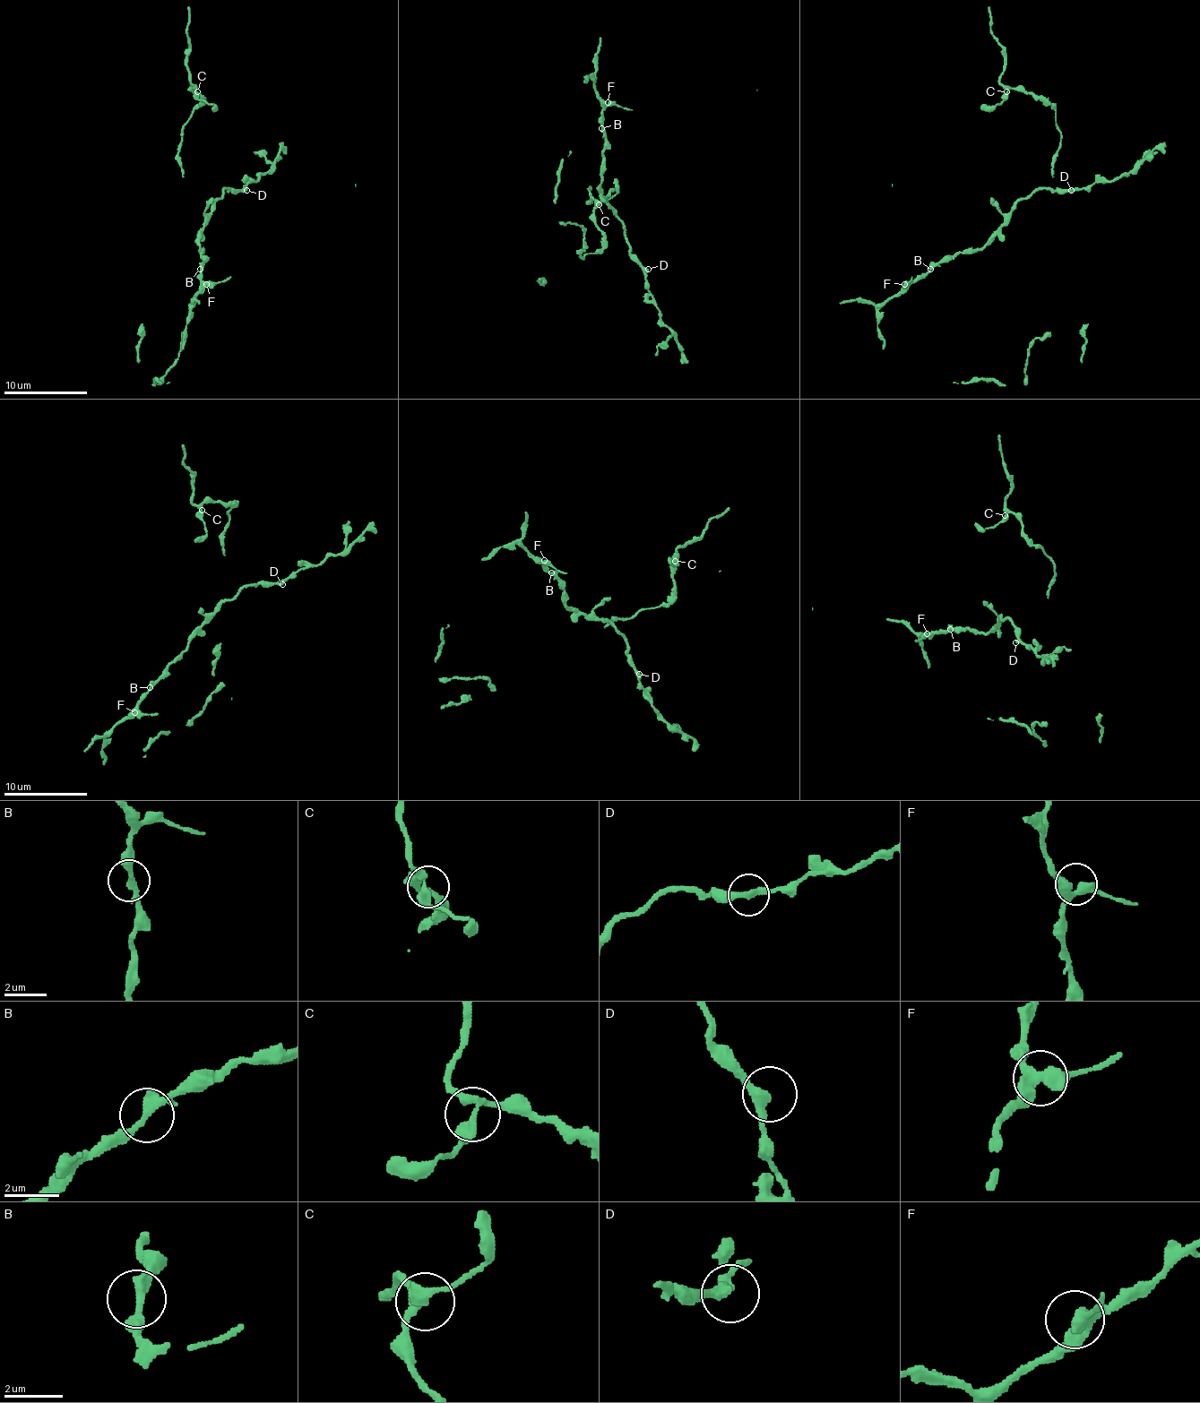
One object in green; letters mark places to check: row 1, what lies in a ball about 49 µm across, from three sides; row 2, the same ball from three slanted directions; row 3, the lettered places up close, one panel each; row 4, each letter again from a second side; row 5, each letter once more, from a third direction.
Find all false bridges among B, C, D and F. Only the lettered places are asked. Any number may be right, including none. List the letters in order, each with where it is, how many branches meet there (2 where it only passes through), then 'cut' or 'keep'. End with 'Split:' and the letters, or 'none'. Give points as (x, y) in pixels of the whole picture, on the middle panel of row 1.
B: at (601, 128); 3 branches meet; keep
C: at (599, 204); 3 branches meet; keep
D: at (648, 269); 2 branches meet; keep
F: at (608, 102); 3 branches meet; keep
Split: none

